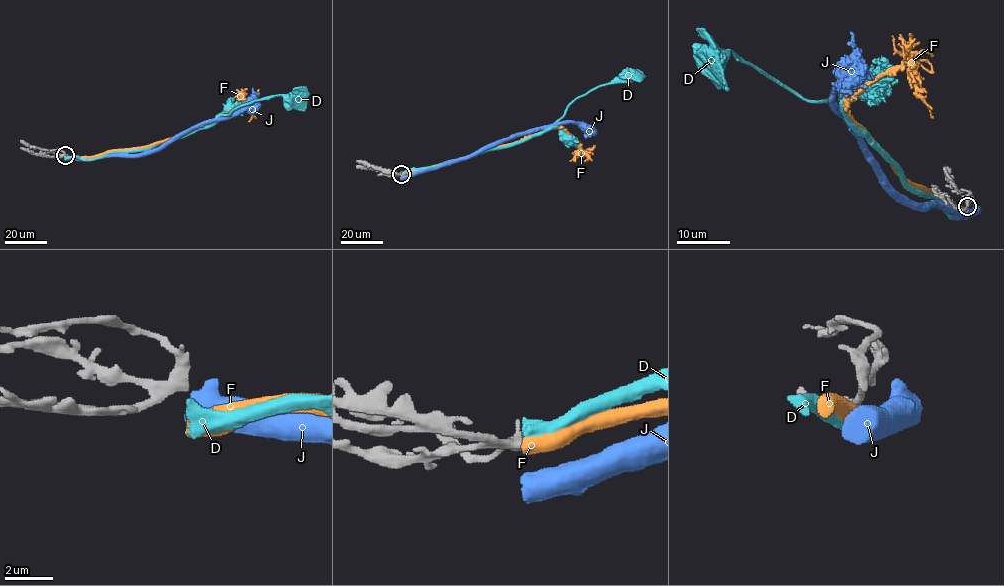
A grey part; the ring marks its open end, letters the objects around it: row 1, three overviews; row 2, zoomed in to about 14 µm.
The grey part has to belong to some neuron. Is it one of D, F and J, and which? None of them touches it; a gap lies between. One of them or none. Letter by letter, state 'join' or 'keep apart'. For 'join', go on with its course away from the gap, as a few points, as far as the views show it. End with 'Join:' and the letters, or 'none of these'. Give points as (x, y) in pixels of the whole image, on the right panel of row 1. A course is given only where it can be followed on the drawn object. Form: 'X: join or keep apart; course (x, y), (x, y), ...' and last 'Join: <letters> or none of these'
D: join; course (964, 208), (952, 215), (906, 183), (853, 125), (841, 95), (842, 105), (812, 102), (730, 51), (708, 62)
F: keep apart
J: keep apart
Join: D

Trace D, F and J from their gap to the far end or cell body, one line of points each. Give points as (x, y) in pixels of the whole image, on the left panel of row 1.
D: (65, 156), (140, 151), (255, 101), (293, 100)
F: (65, 157), (145, 147), (182, 136), (224, 117), (246, 100), (252, 114), (248, 121)
J: (65, 156), (141, 156), (203, 125), (232, 116), (253, 96), (252, 88)

